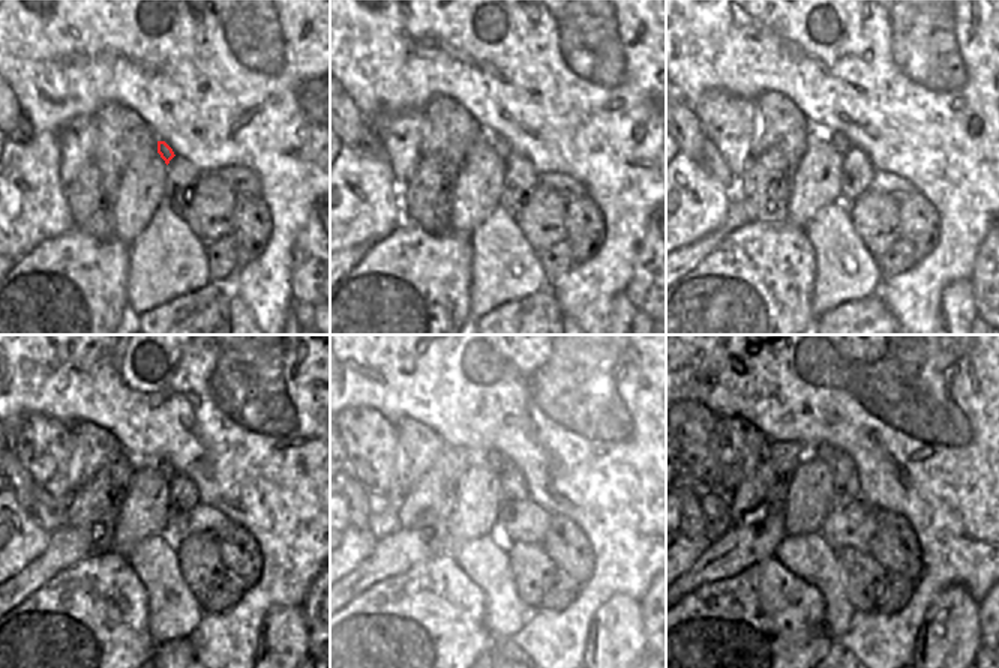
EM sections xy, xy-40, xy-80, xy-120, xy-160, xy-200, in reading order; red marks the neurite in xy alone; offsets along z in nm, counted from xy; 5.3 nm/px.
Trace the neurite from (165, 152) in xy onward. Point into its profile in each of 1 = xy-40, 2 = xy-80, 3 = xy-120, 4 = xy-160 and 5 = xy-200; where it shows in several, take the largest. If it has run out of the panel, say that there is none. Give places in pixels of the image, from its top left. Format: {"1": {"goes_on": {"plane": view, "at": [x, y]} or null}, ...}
{"1": {"goes_on": {"plane": "xy-40", "at": [503, 149]}}, "2": {"goes_on": {"plane": "xy-80", "at": [836, 138]}}, "3": {"goes_on": {"plane": "xy-120", "at": [161, 466]}}, "4": {"goes_on": {"plane": "xy-160", "at": [494, 460]}}, "5": {"goes_on": {"plane": "xy-200", "at": [825, 452]}}}

